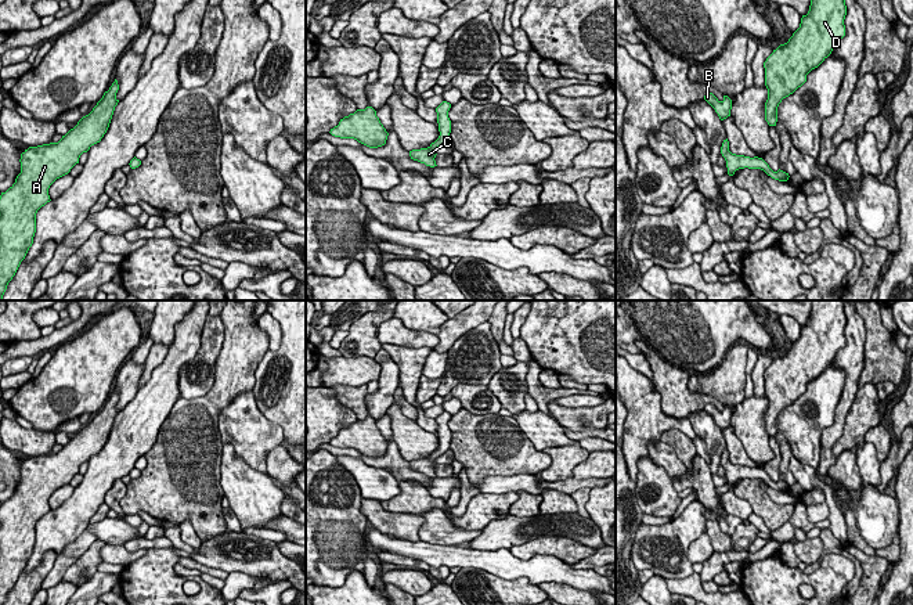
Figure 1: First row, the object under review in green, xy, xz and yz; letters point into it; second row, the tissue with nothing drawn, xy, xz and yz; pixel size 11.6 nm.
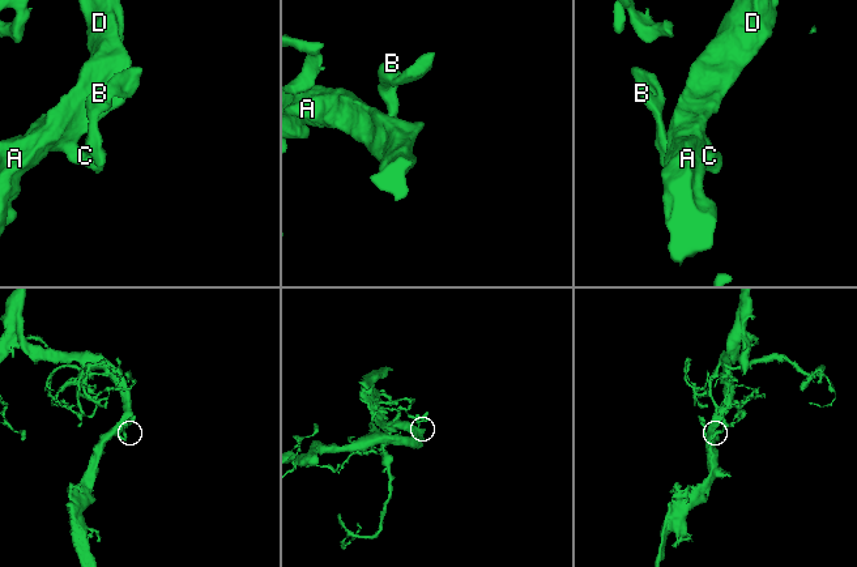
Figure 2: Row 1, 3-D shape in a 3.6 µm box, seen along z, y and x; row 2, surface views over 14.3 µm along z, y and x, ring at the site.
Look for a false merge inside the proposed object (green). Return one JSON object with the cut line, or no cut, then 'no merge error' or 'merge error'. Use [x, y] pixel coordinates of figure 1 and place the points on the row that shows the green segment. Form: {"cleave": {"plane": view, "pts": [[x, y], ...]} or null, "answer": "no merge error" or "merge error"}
{"cleave": null, "answer": "no merge error"}

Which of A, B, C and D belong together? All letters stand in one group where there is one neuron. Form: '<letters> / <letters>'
A B C D

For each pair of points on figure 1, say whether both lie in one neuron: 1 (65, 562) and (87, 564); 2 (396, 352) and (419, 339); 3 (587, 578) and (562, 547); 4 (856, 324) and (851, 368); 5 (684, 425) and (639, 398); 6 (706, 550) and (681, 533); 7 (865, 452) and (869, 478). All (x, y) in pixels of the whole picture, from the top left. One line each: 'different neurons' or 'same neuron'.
1: different neurons
2: different neurons
3: different neurons
4: same neuron
5: same neuron
6: different neurons
7: same neuron

